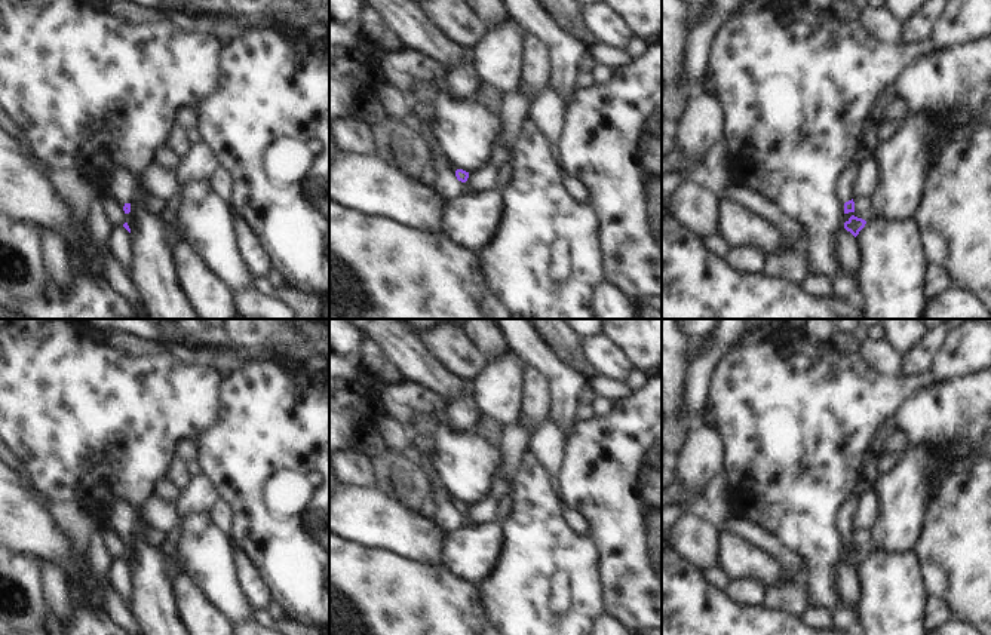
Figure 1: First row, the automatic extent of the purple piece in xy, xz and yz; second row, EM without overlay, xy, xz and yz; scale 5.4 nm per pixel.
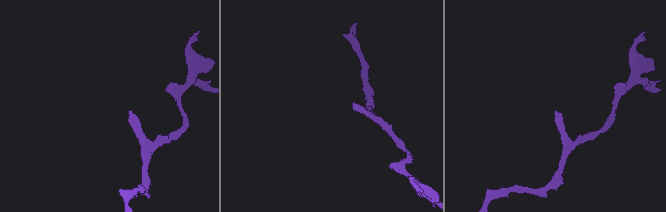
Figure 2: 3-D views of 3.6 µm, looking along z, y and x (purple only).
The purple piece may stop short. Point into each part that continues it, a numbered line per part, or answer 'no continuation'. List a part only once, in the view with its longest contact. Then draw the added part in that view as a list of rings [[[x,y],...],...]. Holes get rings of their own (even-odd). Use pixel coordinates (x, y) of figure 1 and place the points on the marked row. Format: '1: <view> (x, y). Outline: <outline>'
1: yz (844, 186). Outline: [[[869,114],[868,119],[865,120],[863,138],[859,153],[849,163],[849,166],[844,169],[844,172],[840,175],[837,181],[837,196],[843,206],[846,202],[853,199],[853,185],[859,175],[860,166],[866,160],[874,159],[874,153],[880,145],[880,141],[877,138],[878,126],[880,123],[877,122],[877,119],[872,114]]]

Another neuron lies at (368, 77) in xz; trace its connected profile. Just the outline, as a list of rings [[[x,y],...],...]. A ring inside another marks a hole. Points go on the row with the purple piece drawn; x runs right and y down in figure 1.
[[[380,67],[363,68],[355,79],[353,85],[362,91],[377,88],[384,80]]]

